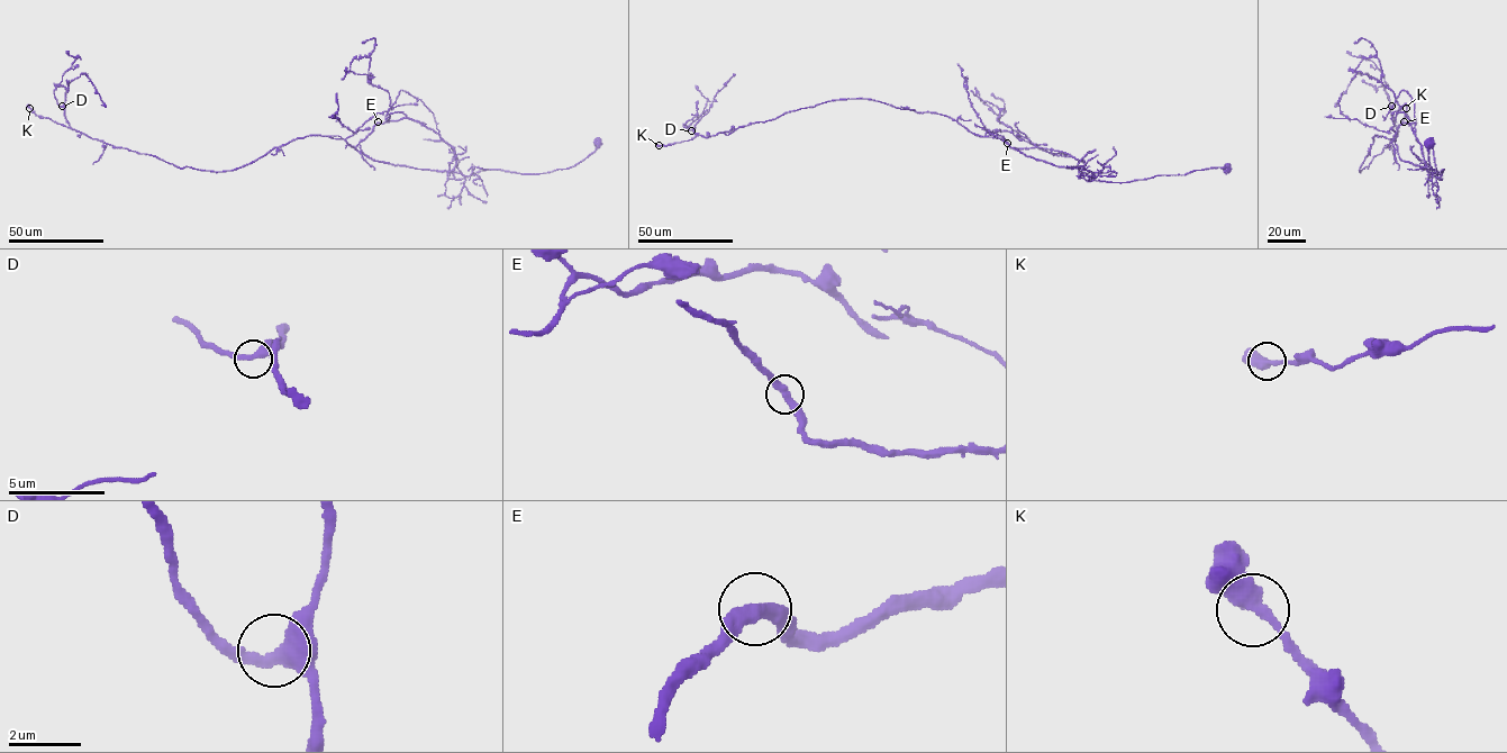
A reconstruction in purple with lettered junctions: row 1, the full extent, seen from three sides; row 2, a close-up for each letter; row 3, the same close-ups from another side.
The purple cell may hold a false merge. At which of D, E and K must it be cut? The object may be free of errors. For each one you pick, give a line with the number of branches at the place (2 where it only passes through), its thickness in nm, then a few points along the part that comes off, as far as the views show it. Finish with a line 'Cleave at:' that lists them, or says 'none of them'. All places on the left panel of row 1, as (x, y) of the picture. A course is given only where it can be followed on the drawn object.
Cleave at: none of them

